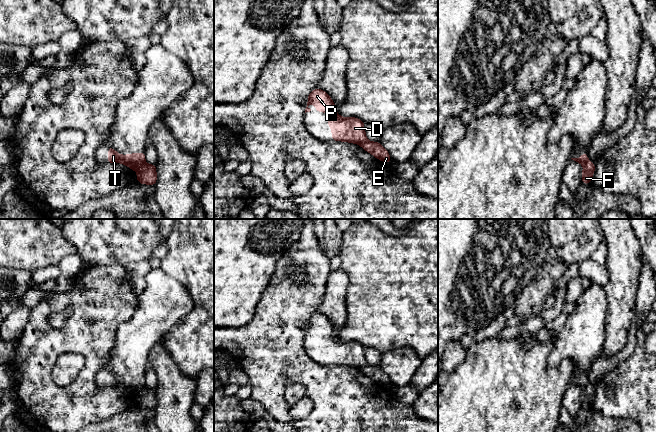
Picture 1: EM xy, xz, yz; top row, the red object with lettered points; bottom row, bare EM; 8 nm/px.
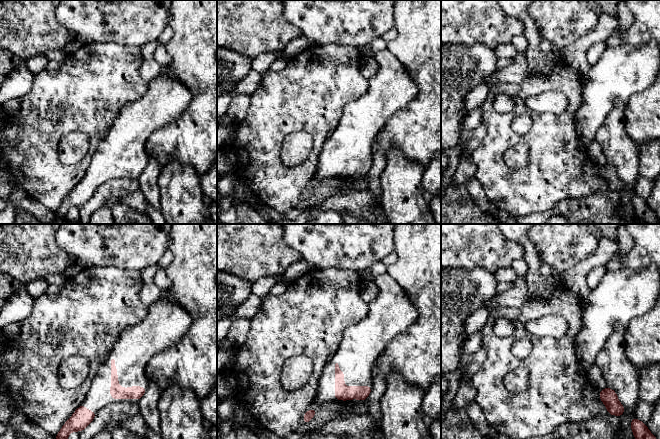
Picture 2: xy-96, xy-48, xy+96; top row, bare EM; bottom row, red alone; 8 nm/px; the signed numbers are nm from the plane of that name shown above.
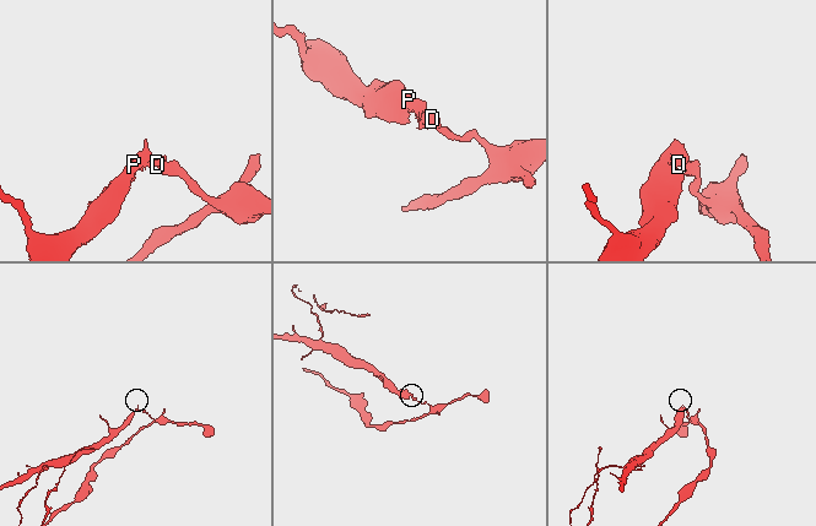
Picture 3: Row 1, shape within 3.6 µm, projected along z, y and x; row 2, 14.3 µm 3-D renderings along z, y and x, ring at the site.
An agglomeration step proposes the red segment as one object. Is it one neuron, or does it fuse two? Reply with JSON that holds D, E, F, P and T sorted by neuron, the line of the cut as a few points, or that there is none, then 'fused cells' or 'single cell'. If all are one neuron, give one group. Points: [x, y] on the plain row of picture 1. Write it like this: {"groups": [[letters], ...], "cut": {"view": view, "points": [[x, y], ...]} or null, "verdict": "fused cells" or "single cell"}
{"groups": [["D", "P", "T"], ["E", "F"]], "cut": {"view": "xy", "points": [[144, 386], [137, 394]]}, "verdict": "fused cells"}

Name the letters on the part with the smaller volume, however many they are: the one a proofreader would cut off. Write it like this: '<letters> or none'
E, F

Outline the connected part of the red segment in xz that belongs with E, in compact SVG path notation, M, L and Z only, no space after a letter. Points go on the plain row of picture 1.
M367 365L361 369L361 371L371 377L374 381L377 383L385 386L385 387L391 387L391 381L390 378L387 376L386 373L382 371L380 366L370 366Z

